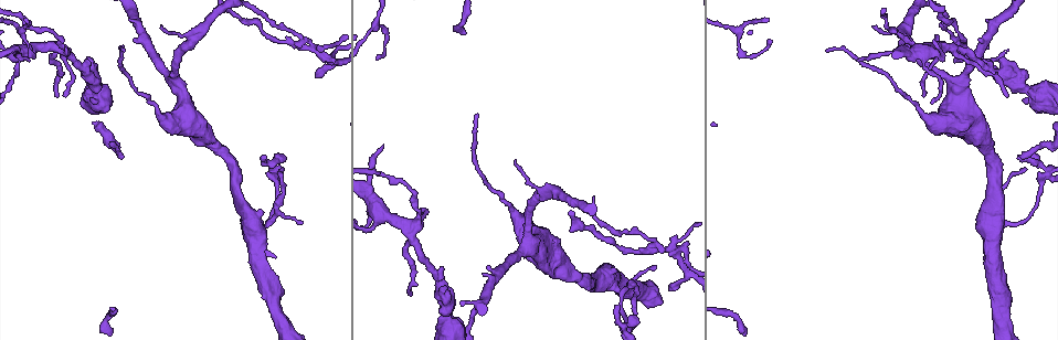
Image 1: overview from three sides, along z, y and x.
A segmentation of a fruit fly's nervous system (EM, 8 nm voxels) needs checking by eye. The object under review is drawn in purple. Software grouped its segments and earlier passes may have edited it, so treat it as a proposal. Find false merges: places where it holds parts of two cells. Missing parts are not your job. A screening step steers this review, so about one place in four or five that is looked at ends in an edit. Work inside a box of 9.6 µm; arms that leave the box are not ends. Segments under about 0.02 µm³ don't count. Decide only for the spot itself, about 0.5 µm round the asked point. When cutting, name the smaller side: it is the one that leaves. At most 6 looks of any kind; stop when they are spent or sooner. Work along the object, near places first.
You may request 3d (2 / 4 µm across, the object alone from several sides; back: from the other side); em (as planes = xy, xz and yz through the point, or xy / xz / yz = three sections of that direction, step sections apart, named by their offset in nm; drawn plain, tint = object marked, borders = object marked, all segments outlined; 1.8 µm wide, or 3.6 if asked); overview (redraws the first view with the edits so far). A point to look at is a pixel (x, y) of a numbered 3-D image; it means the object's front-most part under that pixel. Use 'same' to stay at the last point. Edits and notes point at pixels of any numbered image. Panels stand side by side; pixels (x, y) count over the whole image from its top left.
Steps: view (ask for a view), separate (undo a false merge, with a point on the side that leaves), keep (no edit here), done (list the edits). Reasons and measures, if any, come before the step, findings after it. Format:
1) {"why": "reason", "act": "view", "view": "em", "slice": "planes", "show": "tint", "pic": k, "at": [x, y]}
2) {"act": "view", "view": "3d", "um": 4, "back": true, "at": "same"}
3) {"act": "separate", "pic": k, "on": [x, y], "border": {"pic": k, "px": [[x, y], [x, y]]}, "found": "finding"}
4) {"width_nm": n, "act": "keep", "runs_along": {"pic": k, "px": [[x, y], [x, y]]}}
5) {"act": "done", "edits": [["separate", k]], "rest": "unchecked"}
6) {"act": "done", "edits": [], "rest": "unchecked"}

{"why": "four arms meet", "act": "view", "view": "3d", "um": 4, "back": true, "pic": 1, "at": [919, 52]}

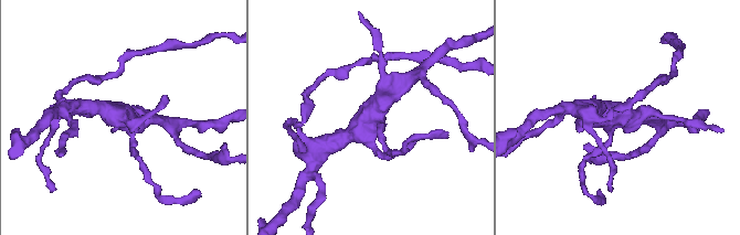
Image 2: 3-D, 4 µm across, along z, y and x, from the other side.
{"why": "shape alone is not enough", "act": "view", "view": "em", "slice": "planes", "show": "tint", "pic": 2, "at": [119, 116]}

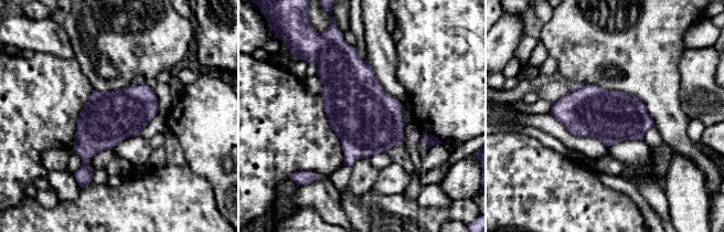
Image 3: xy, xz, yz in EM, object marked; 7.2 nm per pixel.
{"act": "keep", "found": "all the same cell"}

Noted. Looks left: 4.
{"why": "thick turns thin", "act": "view", "view": "3d", "um": 4, "pic": 1, "at": [1034, 93]}

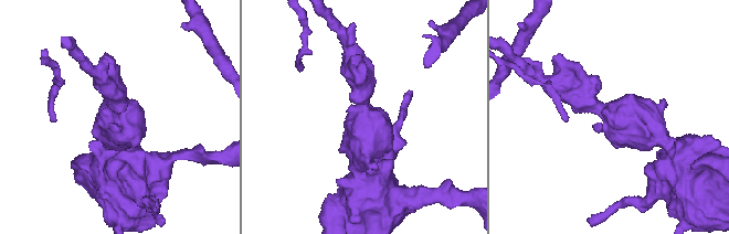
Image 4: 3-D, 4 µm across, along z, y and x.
{"why": "shape alone is not enough", "act": "view", "view": "em", "um": 3.6, "slice": "planes", "show": "plain", "pic": 4, "at": [614, 119]}

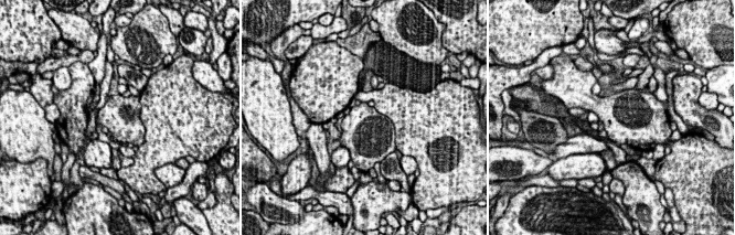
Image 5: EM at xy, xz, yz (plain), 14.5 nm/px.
{"why": "with the object marked", "act": "view", "view": "em", "um": 3.6, "slice": "planes", "show": "tint", "at": "same"}

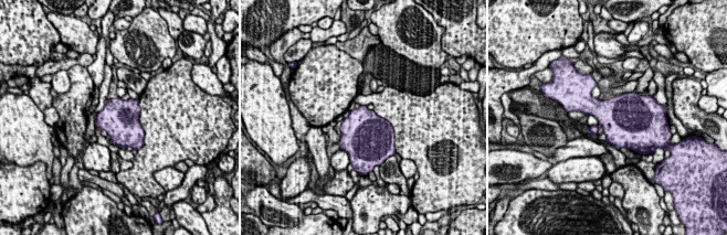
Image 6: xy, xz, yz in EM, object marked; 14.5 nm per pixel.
{"width_nm": 550, "act": "keep", "found": "one cell here"}

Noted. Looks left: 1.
{"act": "done", "edits": [], "rest": "unchecked"}

